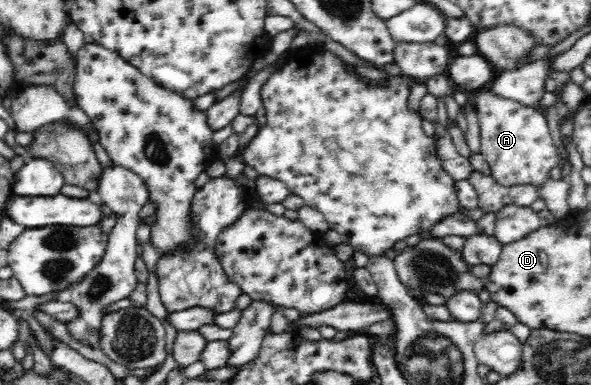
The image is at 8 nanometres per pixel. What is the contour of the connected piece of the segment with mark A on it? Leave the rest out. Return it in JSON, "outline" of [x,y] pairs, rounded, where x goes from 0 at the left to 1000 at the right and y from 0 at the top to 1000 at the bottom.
{"outline":[[[826,226],[802,244],[799,260],[812,327],[812,395],[827,423],[831,457],[851,483],[888,478],[905,486],[910,512],[924,525],[924,540],[942,571],[954,566],[966,545],[959,525],[966,475],[958,462],[939,468],[929,455],[946,423],[946,408],[922,299],[871,260],[848,255],[831,242]]]}

